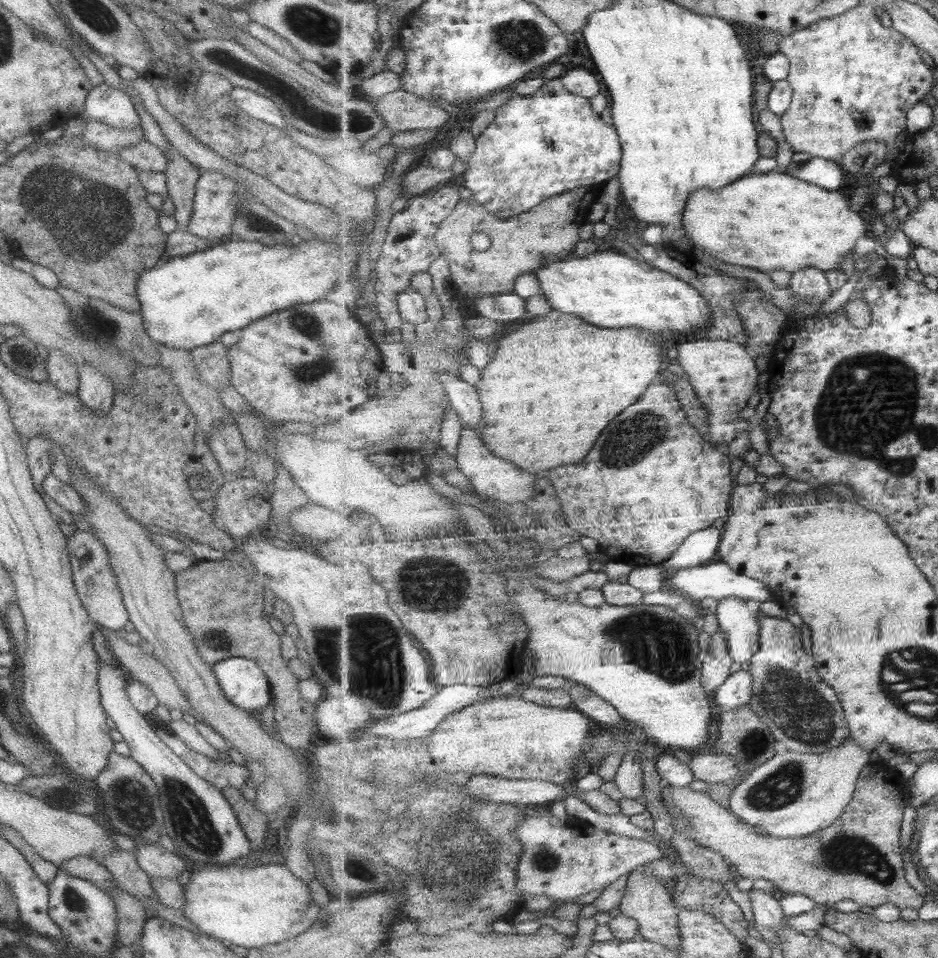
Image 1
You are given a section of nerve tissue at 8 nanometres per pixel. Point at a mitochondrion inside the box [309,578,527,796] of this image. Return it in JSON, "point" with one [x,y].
{"point":[366,655]}

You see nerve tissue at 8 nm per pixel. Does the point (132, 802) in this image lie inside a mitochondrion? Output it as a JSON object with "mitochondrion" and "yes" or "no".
{"mitochondrion":"yes"}

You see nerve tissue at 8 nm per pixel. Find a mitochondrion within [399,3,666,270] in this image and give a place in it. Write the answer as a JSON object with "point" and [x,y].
{"point":[522,40]}

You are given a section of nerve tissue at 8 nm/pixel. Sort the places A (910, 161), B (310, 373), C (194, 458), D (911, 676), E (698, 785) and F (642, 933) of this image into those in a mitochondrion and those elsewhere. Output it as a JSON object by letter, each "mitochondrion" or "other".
{"A":"other","B":"mitochondrion","C":"other","D":"mitochondrion","E":"other","F":"other"}

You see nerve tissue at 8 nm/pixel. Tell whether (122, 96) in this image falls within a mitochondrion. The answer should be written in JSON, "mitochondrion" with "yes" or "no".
{"mitochondrion":"no"}

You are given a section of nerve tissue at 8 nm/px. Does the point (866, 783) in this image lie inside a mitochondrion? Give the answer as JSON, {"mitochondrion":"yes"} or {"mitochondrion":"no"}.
{"mitochondrion":"no"}

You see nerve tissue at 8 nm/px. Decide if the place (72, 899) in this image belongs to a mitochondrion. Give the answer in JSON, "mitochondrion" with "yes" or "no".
{"mitochondrion":"yes"}

